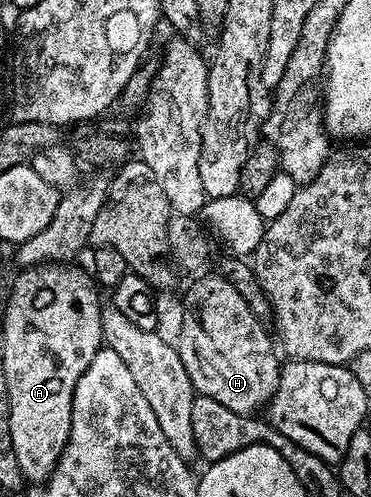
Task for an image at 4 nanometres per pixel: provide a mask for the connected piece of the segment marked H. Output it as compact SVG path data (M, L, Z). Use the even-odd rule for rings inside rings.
M212 274L192 284L183 302L175 347L185 365L185 374L189 374L189 382L193 382L198 395L213 398L213 402L221 402L221 406L229 406L229 410L242 416L258 413L271 401L279 385L281 360L277 358L279 352L272 335L270 338L262 324L245 298L241 298L233 284L224 277Z

